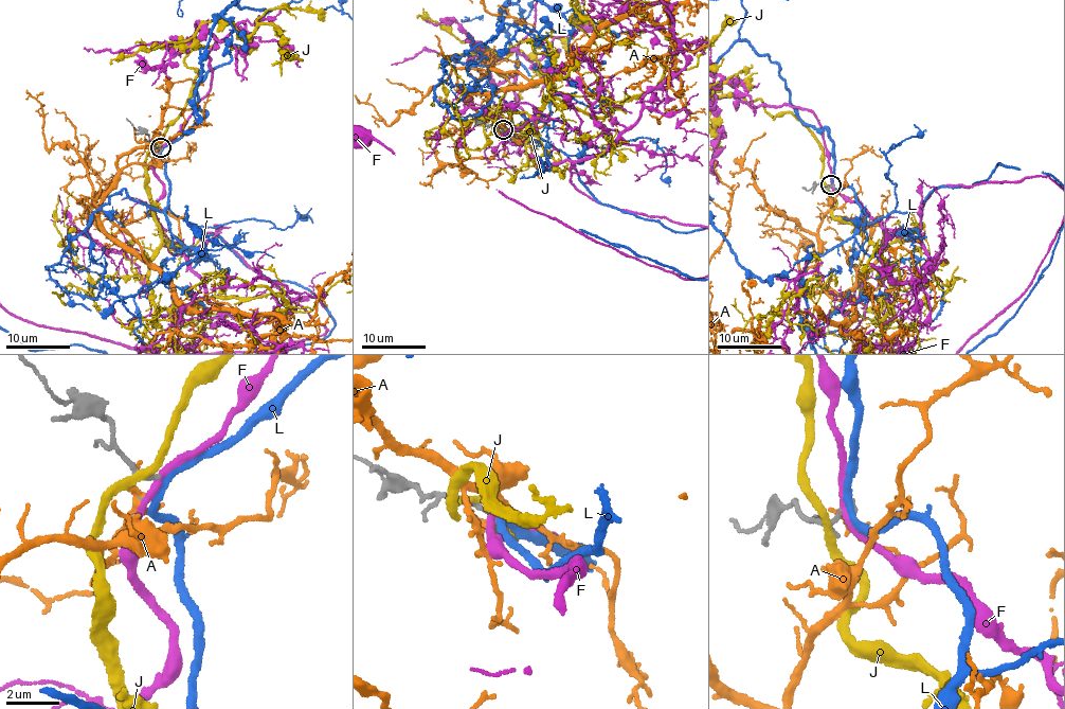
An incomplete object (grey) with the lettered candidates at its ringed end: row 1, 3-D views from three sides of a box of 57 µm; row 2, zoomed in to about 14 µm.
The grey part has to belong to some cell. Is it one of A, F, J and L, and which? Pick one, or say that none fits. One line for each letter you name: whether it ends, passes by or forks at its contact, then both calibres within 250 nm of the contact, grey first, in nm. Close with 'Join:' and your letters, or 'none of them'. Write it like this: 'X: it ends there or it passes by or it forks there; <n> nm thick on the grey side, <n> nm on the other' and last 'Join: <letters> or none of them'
Join: none of them

